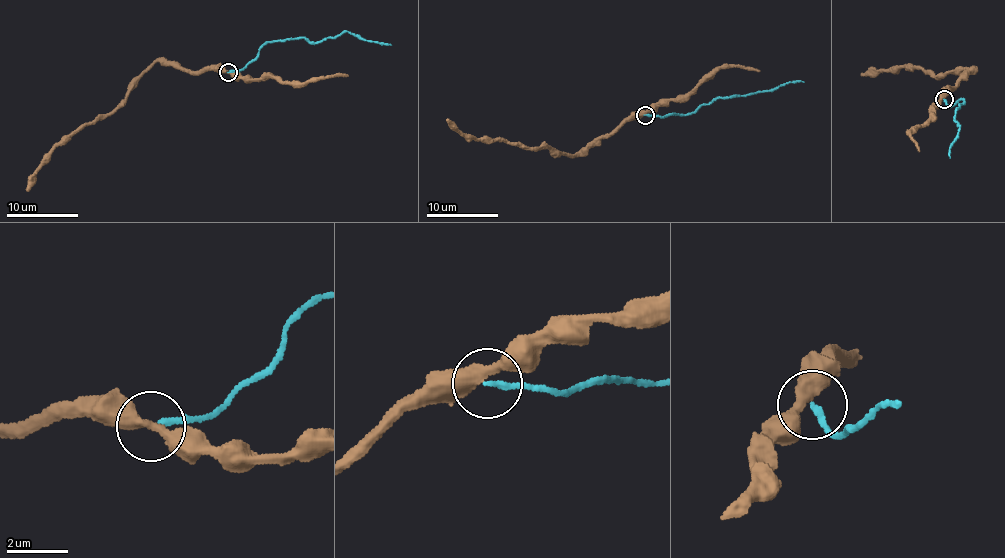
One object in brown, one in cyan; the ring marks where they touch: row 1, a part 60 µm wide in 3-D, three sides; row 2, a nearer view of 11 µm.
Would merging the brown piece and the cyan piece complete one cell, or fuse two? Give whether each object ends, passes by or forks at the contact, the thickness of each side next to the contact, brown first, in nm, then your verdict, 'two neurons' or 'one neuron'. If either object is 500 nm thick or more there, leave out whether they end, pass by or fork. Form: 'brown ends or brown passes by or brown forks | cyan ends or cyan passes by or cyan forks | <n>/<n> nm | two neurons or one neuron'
brown passes by | cyan ends | 400/170 nm | two neurons

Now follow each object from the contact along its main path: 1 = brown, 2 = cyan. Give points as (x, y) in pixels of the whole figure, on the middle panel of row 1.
1: (644, 115), (624, 119), (573, 155), (476, 138), (462, 133), (447, 120)
2: (645, 114), (684, 114), (724, 97), (775, 89), (786, 83), (804, 82)

